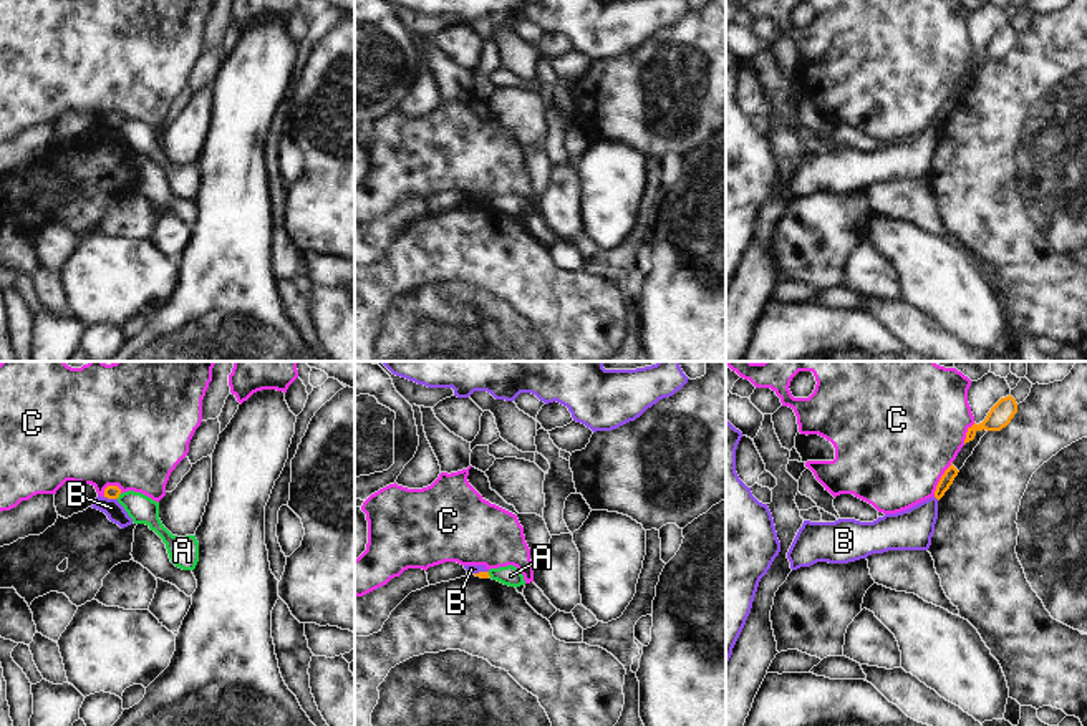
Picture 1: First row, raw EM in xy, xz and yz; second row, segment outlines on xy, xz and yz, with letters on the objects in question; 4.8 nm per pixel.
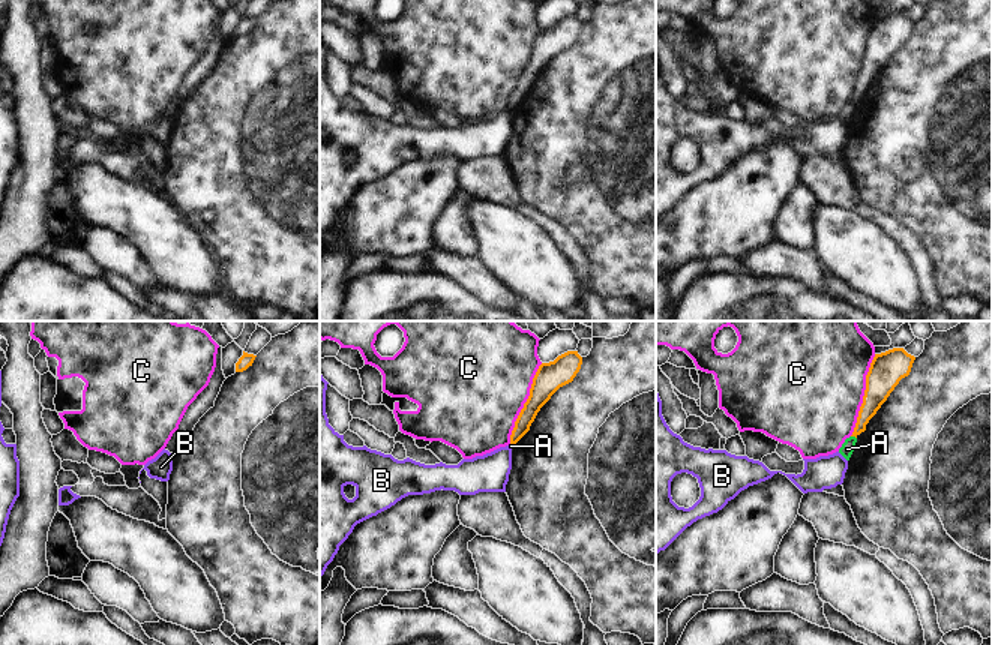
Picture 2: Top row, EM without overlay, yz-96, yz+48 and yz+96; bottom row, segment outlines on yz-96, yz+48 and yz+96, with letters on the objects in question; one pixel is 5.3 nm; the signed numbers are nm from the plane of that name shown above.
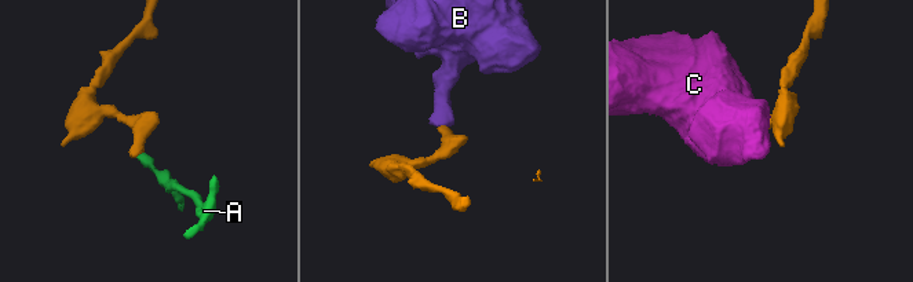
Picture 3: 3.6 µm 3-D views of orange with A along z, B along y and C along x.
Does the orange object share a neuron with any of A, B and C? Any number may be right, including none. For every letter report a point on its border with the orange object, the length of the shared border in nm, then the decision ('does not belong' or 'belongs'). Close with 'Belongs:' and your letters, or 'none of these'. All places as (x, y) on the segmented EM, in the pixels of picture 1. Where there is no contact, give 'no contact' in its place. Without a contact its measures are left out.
A: meets orange in xy at (118, 496); contact 40 nm long; does not belong
B: meets orange in xy at (111, 498); contact 70 nm long; does not belong
C: meets orange in yz at (940, 479); contact 200 nm long; does not belong
Belongs: none of these

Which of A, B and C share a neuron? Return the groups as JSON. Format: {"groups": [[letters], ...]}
{"groups": [["A"], ["B"], ["C"]]}

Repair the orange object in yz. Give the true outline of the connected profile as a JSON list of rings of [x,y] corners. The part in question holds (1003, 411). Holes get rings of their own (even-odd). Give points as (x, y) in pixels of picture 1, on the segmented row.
[[[1009,394],[1006,398],[1001,398],[988,413],[986,419],[979,424],[973,424],[968,428],[964,444],[973,441],[978,431],[1001,431],[1006,428],[1014,414],[1017,413],[1017,403],[1016,399]]]

